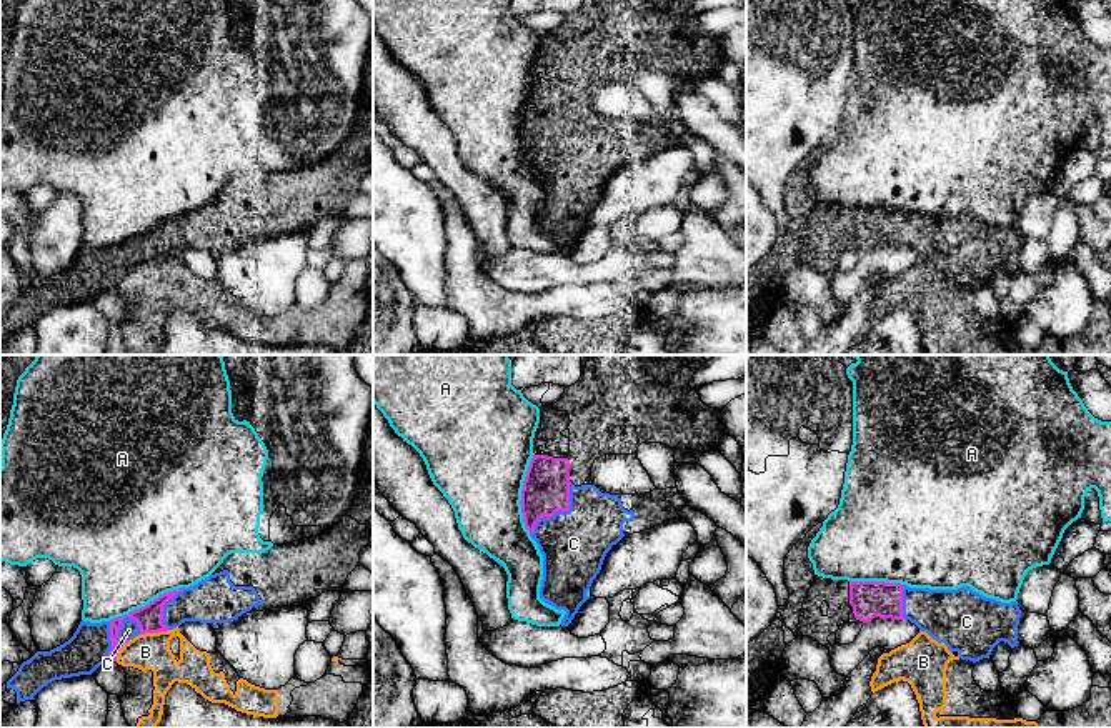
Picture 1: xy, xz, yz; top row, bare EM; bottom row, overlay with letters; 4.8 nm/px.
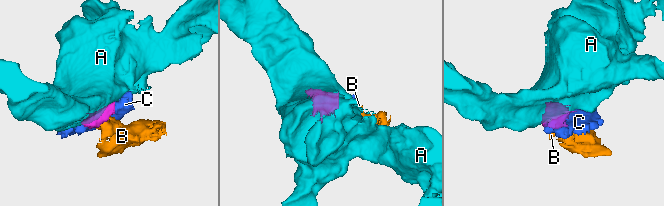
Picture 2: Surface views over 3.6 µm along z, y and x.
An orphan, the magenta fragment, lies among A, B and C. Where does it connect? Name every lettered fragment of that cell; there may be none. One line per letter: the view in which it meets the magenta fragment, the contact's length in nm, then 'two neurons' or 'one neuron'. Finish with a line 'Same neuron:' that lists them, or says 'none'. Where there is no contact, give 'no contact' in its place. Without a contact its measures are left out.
A: xz | 380 nm | two neurons
B: xy | 150 nm | two neurons
C: xz | 320 nm | one neuron
Same neuron: C

